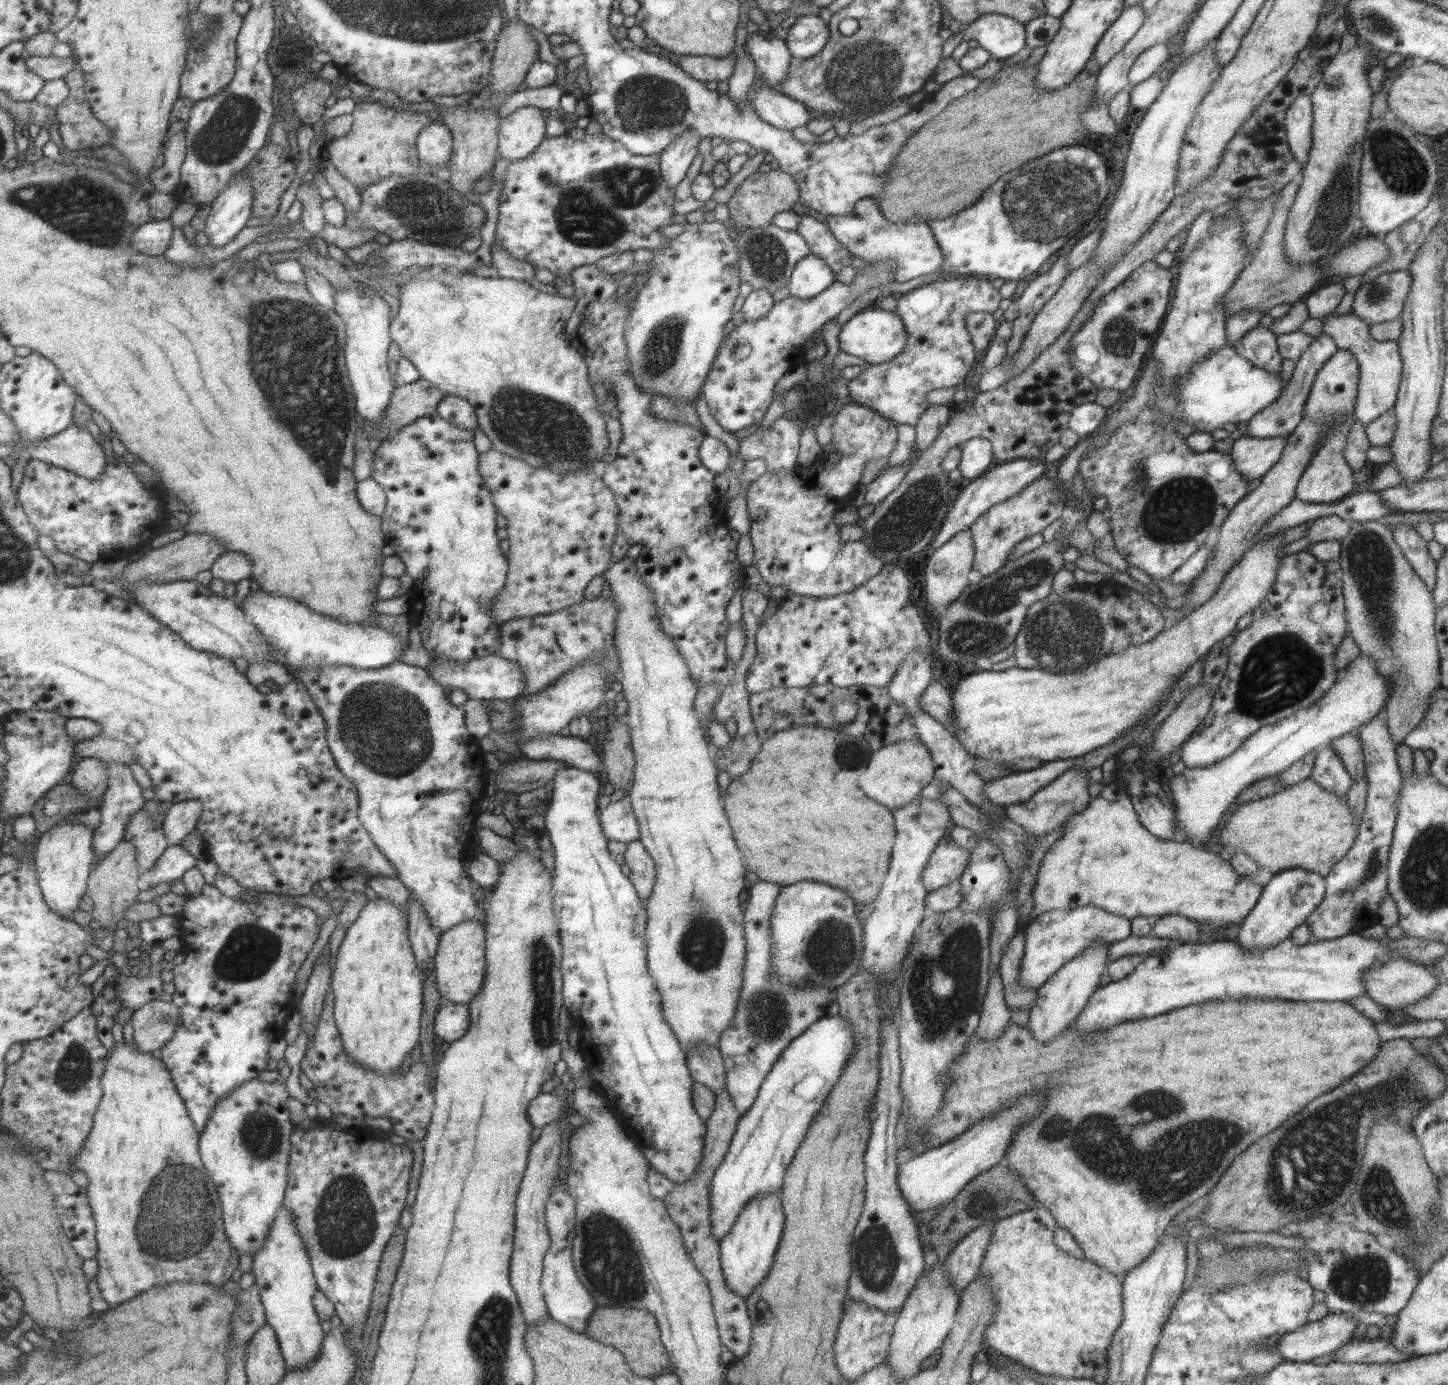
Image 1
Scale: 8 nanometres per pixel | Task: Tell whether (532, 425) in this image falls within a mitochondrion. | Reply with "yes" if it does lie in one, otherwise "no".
yes

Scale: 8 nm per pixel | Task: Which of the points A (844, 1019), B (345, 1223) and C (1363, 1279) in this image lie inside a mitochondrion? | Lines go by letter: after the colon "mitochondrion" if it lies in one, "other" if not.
A: other
B: mitochondrion
C: mitochondrion

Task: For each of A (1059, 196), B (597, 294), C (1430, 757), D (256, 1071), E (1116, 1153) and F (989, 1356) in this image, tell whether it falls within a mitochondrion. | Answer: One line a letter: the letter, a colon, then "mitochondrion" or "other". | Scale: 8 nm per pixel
A: mitochondrion
B: other
C: other
D: other
E: mitochondrion
F: other

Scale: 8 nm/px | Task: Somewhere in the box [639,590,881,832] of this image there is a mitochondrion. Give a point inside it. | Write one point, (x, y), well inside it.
(848, 755)

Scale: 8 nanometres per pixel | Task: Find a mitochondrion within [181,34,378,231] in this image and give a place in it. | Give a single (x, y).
(224, 137)

